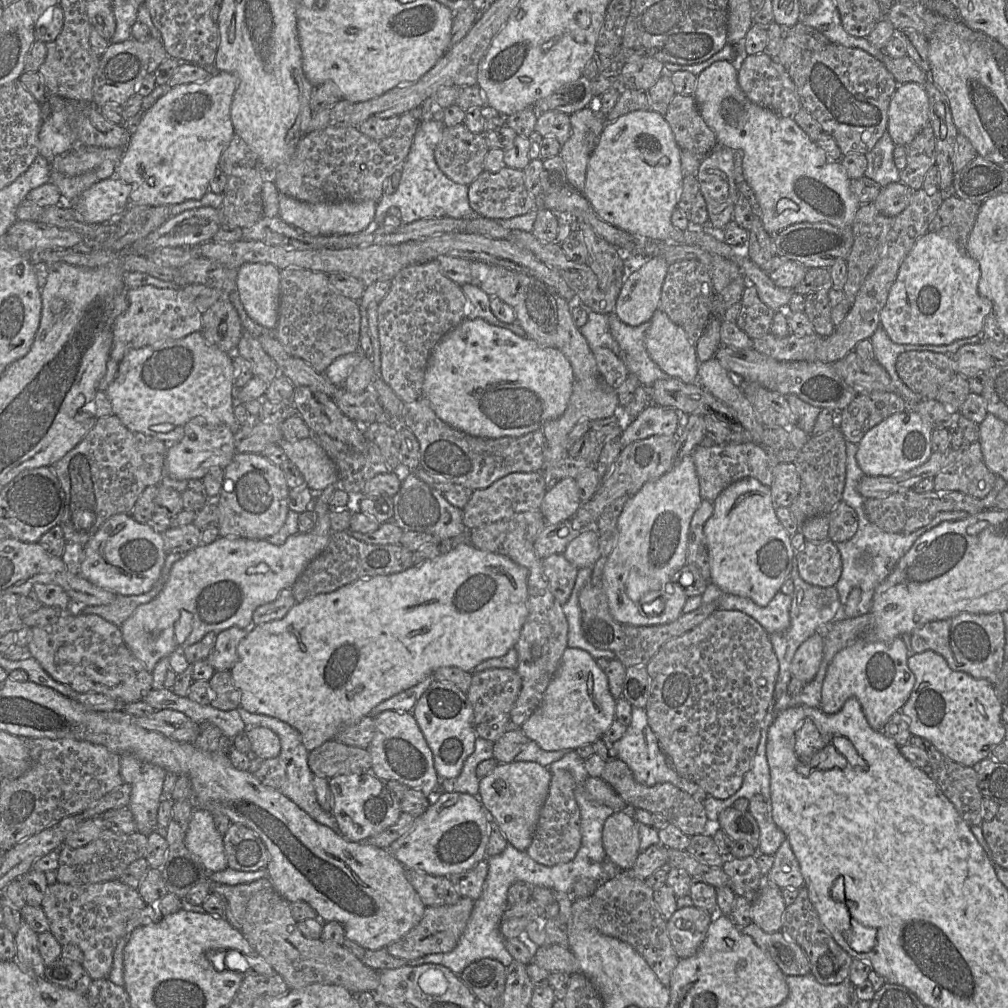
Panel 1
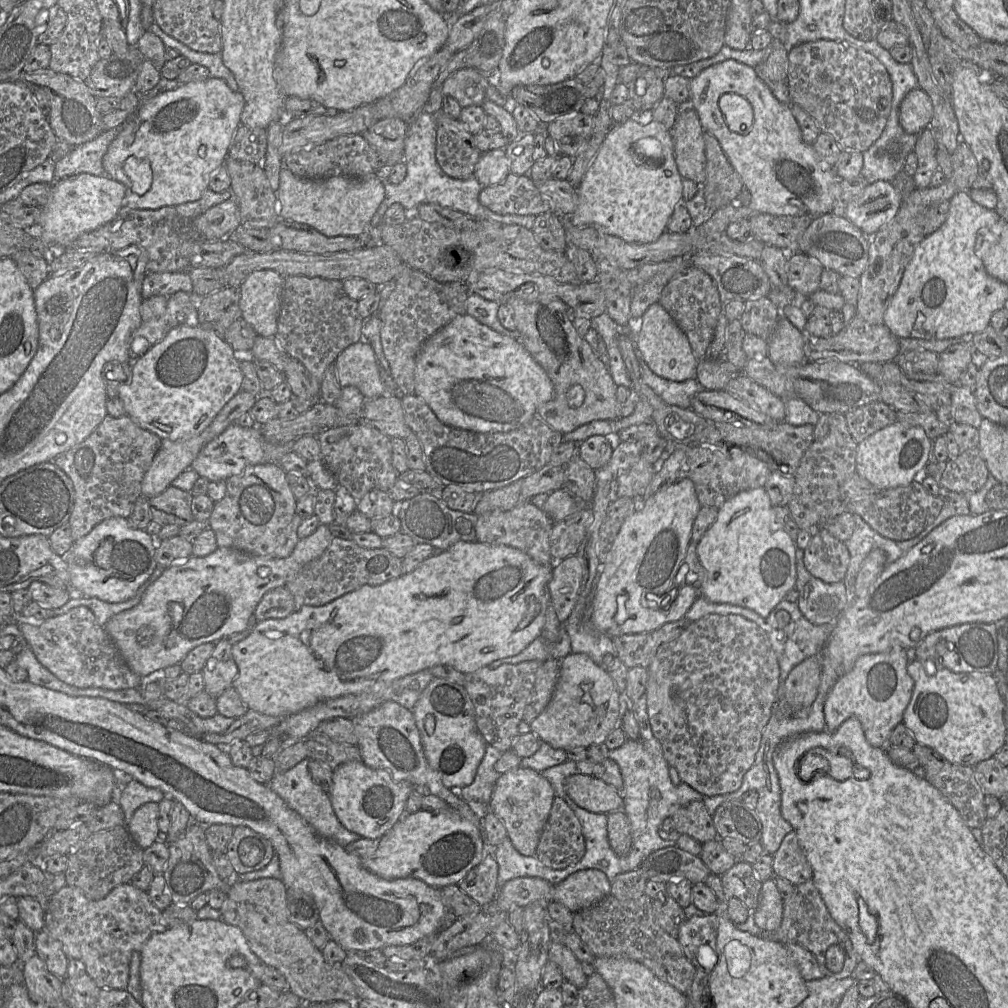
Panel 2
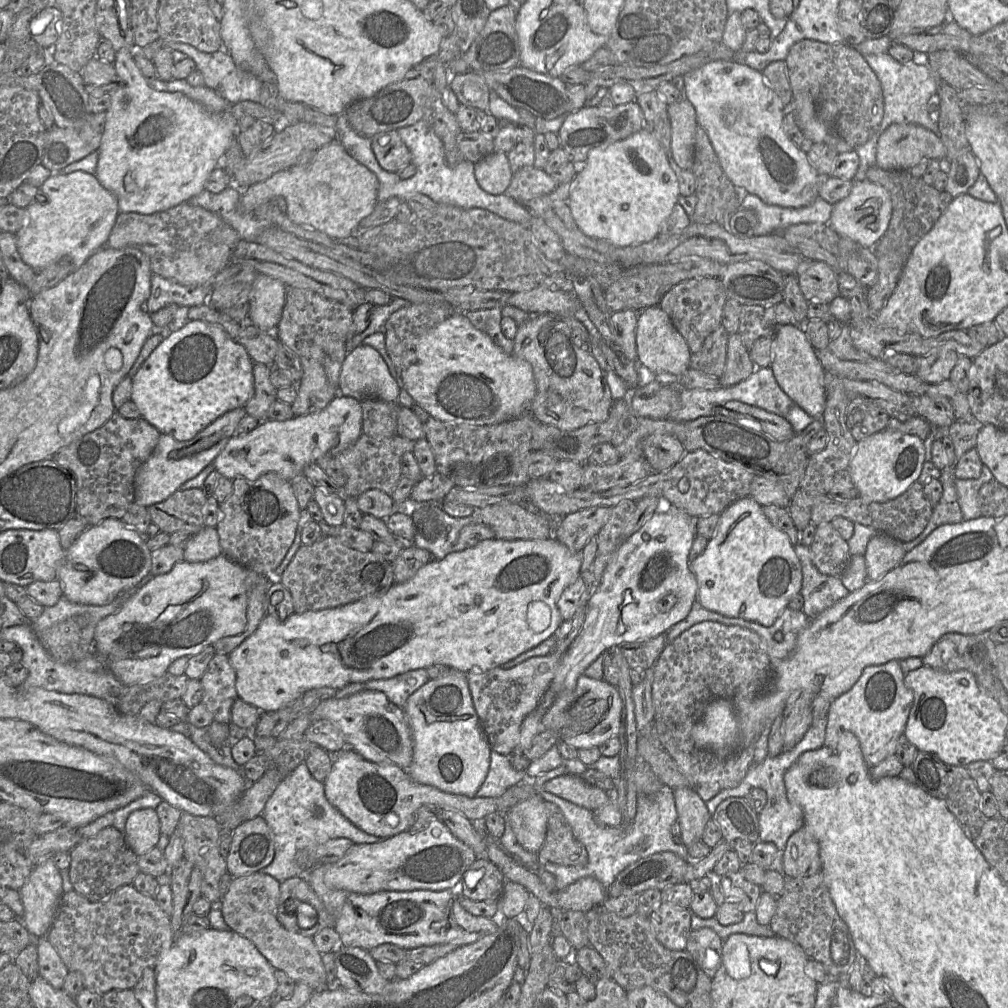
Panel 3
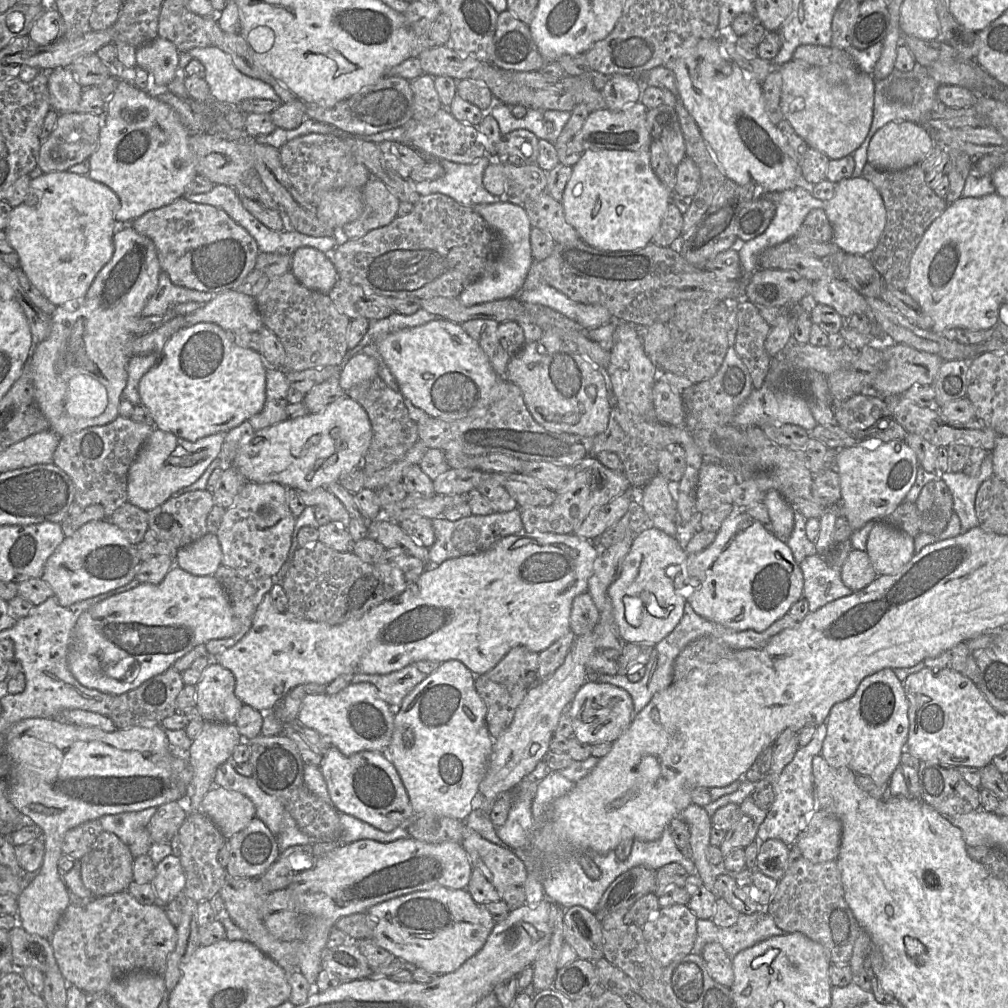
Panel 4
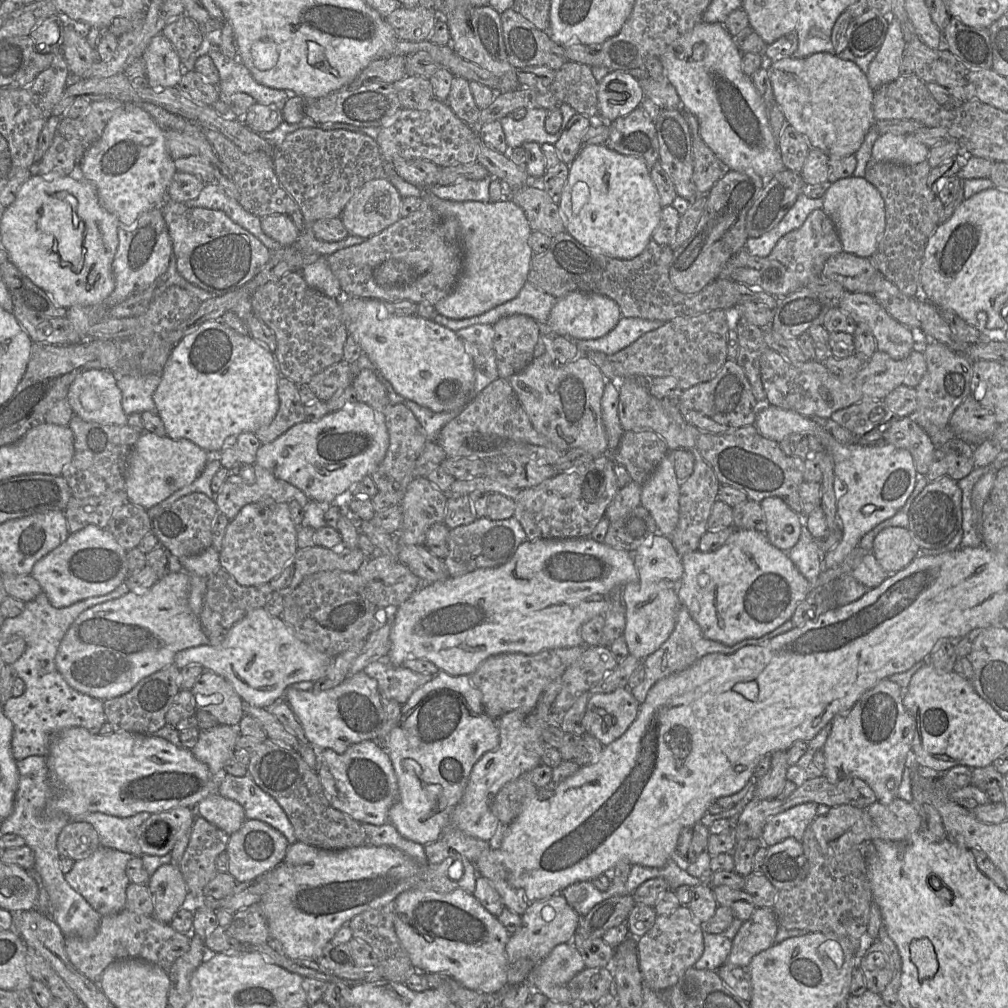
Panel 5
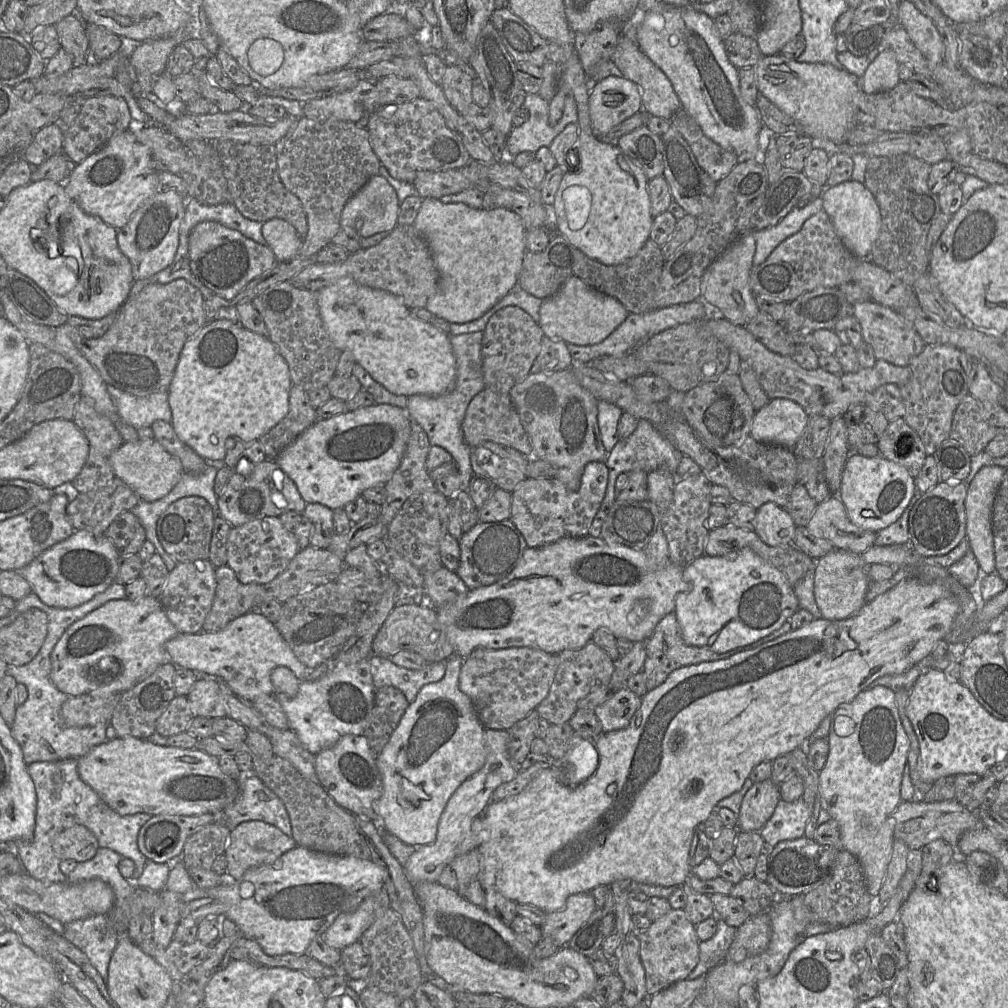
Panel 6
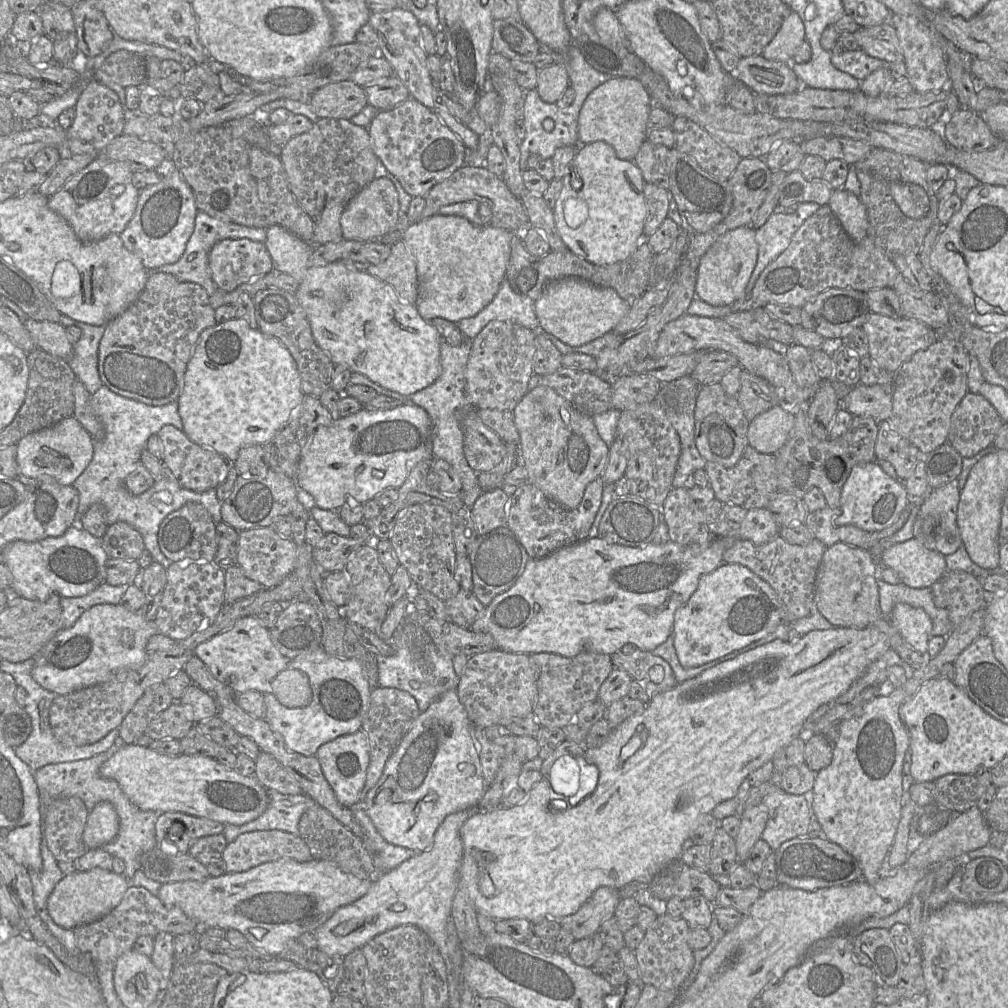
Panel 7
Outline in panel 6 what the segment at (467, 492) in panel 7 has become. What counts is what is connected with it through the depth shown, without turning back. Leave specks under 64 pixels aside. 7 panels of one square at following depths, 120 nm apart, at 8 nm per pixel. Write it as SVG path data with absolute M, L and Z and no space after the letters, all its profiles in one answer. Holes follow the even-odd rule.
M483 332L451 336L450 344L456 359L454 388L440 396L422 394L410 396L406 407L410 419L414 419L427 434L430 445L440 446L451 454L459 473L460 490L466 492L474 472L470 464L471 447L464 440L462 423L469 403L485 388L481 357L482 338Z

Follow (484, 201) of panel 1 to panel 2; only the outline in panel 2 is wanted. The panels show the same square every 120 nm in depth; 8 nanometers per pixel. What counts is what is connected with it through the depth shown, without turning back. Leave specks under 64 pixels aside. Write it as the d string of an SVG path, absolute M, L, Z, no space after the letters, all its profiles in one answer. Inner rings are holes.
M509 173L506 179L495 186L483 187L479 194L479 202L497 214L506 215L540 215L550 211L550 199L542 195L528 175Z

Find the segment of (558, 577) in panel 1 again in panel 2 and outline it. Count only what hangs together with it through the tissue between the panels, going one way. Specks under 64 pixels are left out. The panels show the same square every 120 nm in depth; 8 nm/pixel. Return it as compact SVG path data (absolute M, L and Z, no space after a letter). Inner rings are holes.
M576 555L554 562L548 591L550 601L562 624L576 605L582 578L582 564Z

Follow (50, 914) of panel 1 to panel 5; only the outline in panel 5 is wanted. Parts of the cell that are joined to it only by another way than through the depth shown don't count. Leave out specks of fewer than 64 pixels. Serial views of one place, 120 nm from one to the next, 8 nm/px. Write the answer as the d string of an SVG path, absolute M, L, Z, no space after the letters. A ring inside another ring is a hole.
M124 909L119 913L102 916L98 931L91 939L75 936L65 937L65 952L72 965L86 978L95 984L99 984L105 968L116 960L140 959L158 965L165 972L169 972L173 963L190 947L190 934L181 934L175 931L170 924L162 923L153 916L145 916Z

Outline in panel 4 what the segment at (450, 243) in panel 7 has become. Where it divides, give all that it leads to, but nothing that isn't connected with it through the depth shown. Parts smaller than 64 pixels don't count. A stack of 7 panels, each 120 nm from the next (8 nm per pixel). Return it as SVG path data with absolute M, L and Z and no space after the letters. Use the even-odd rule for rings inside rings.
M500 200L492 204L478 204L472 208L495 232L498 247L481 276L458 296L461 304L467 307L517 296L534 261L530 246L532 226L523 206Z

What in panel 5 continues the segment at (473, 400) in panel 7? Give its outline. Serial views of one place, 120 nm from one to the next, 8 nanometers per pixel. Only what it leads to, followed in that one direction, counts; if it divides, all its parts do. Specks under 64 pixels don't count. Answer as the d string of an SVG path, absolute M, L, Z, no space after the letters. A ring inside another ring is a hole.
M513 314L500 318L493 329L498 378L508 379L534 359L534 349L541 336L539 326L527 315Z

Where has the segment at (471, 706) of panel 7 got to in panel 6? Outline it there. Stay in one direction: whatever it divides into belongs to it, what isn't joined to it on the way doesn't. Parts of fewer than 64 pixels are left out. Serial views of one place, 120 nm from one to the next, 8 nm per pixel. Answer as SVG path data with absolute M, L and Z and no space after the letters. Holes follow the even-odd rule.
M529 647L477 648L464 659L459 688L471 699L485 729L509 730L548 695L558 663L558 654Z

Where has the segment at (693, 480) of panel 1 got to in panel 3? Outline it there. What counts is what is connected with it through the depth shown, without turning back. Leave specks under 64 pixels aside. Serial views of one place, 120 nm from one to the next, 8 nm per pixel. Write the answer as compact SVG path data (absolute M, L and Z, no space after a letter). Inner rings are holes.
M672 505L666 512L656 511L638 531L619 545L600 583L588 600L586 617L580 633L561 658L549 685L553 692L559 695L563 691L574 691L578 678L606 650L620 646L622 643L646 640L665 634L672 626L687 617L696 601L698 590L697 580L689 562L689 551L697 535L696 520L697 518ZM669 594L674 594L677 601L669 611L662 611L662 601Z

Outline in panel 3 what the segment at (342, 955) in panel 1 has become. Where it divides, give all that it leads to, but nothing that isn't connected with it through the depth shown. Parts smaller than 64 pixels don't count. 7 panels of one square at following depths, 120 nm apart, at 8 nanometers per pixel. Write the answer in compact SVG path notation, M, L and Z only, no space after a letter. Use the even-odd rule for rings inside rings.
M262 872L233 877L228 891L219 902L224 921L230 930L250 940L275 969L282 970L295 982L305 983L313 993L327 990L328 984L321 960L322 955L316 949L312 938L287 930L277 919L280 884L281 882L276 878Z

